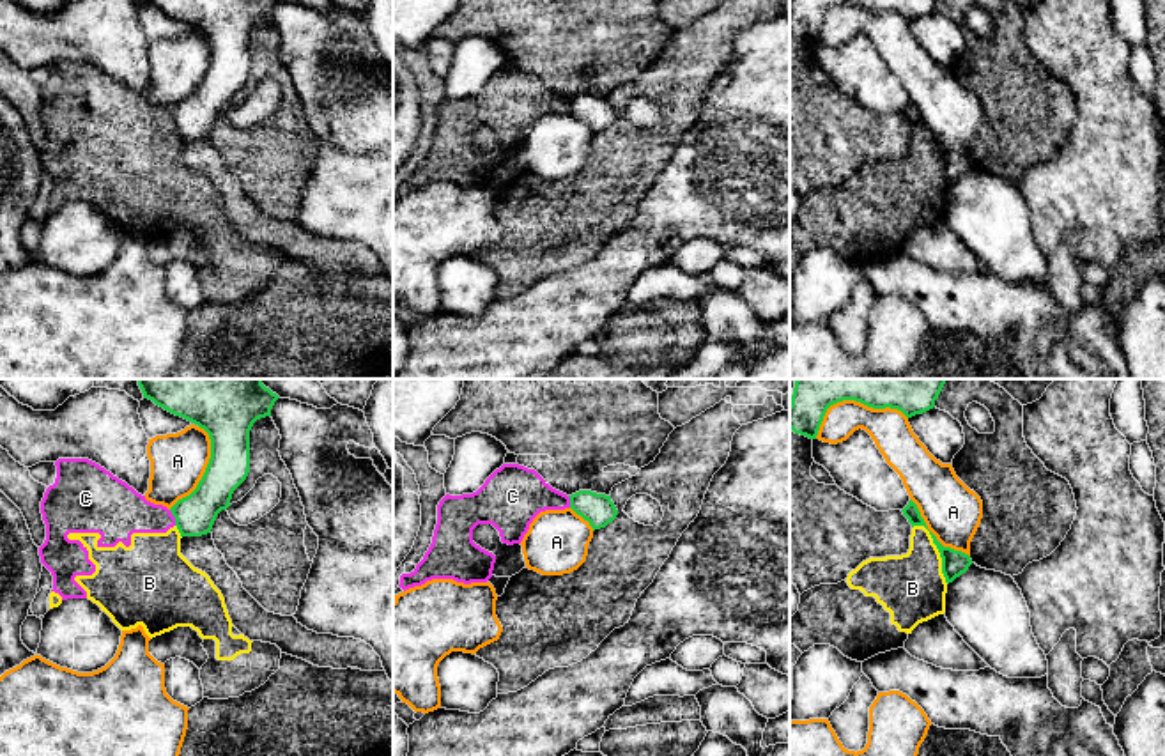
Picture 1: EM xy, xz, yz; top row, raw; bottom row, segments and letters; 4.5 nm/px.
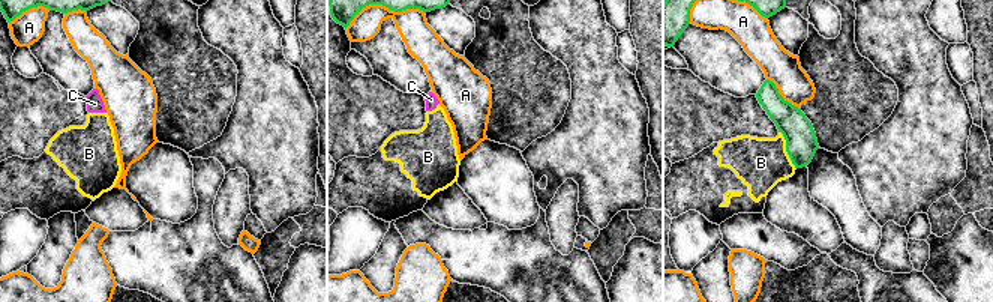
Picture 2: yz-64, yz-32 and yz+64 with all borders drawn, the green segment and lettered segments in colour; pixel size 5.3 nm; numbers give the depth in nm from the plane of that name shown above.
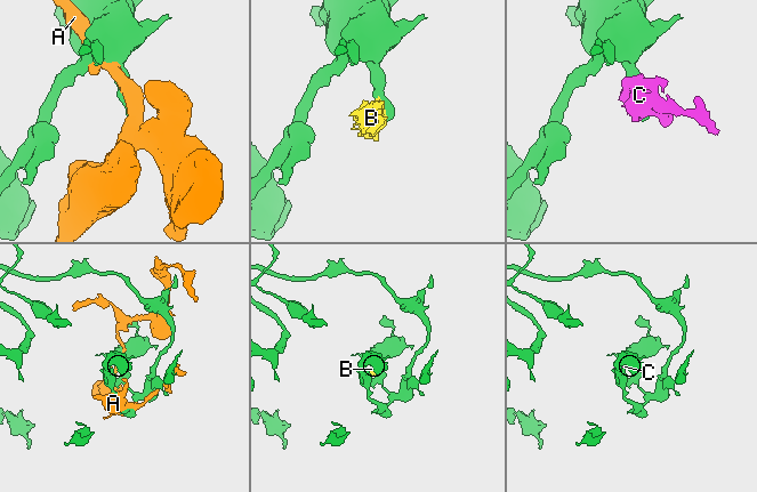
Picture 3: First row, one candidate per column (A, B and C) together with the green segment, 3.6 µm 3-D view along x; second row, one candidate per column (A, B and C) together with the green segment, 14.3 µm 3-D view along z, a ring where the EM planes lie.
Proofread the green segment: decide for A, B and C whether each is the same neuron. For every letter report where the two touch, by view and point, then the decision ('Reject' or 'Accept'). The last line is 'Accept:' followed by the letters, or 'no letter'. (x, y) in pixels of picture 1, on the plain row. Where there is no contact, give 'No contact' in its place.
A: Touches green at yz (852, 2). Reject
B: Touches green at yz (939, 154). Reject
C: Touches green at xy (174, 119). Reject
Accept: no letter

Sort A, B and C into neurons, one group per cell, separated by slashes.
A / B C

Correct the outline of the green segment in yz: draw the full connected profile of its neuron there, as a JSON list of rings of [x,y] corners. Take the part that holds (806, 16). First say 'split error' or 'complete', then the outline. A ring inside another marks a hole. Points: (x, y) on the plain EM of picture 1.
complete; [[[791,0],[790,32],[795,37],[816,42],[827,12],[843,4],[855,4],[873,12],[898,12],[907,21],[935,11],[938,0]]]

